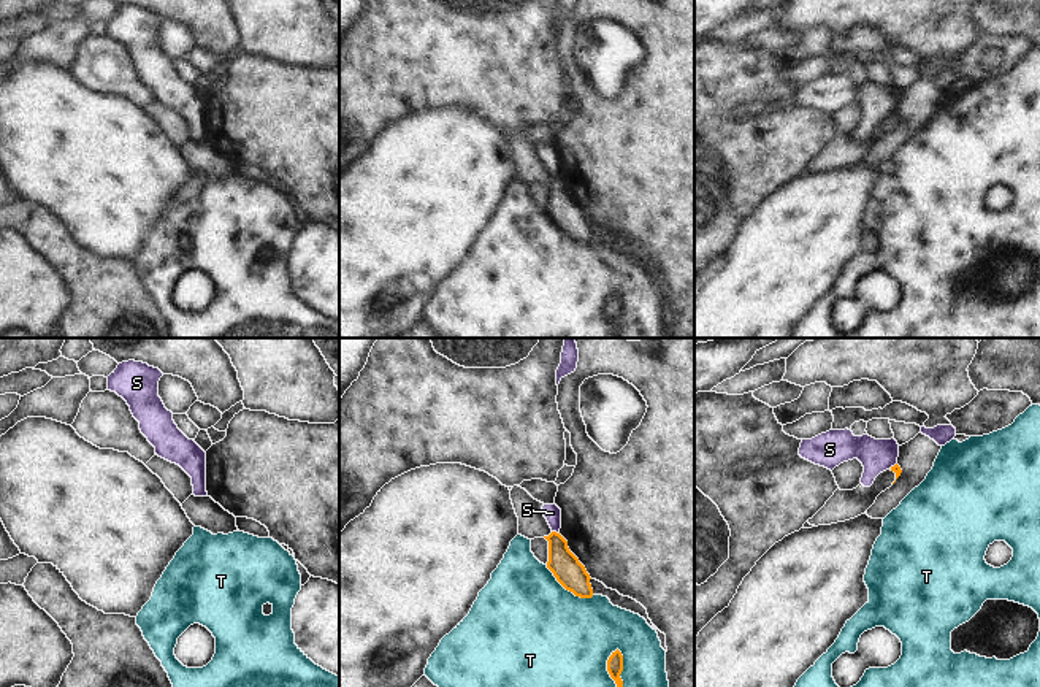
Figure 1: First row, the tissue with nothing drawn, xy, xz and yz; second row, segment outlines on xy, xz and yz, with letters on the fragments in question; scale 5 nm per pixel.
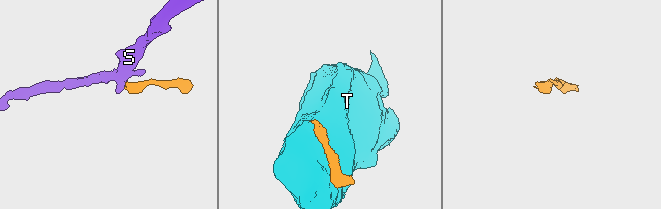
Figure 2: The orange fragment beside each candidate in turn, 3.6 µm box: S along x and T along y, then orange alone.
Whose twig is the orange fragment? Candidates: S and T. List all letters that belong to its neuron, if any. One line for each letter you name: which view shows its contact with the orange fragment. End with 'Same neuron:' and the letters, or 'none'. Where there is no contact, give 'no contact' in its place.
Same neuron: none

